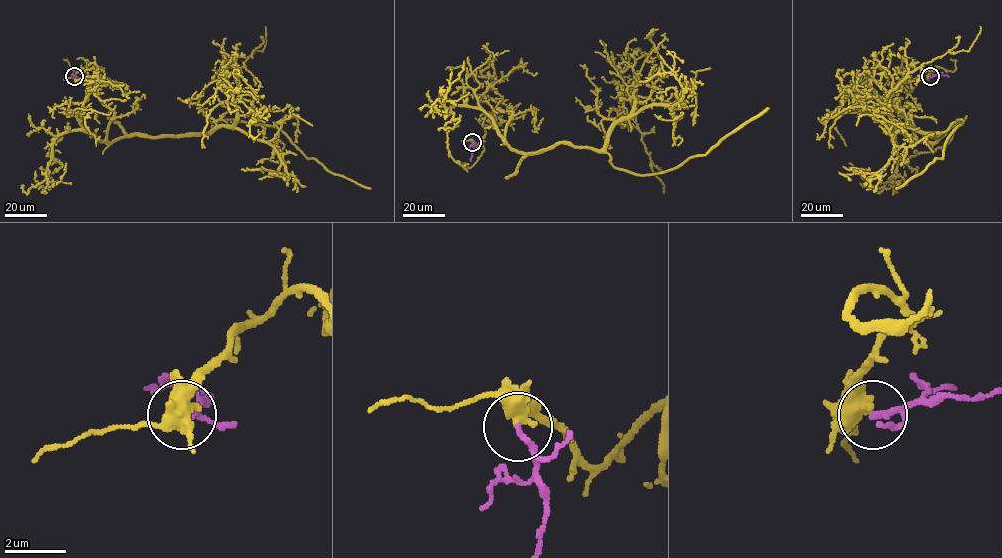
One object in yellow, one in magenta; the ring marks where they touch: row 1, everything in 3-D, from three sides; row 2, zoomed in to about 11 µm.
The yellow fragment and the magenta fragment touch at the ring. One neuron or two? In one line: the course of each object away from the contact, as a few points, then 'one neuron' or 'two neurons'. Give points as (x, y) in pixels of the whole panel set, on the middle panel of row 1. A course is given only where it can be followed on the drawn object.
yellow runs (472, 142), (485, 117), (510, 111), (511, 148), (571, 143), (620, 169), (663, 173), (768, 108); magenta runs (472, 142), (471, 161); two neurons

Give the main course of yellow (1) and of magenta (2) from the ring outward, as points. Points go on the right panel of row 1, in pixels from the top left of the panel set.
1: (930, 76), (929, 68), (901, 82), (899, 111), (930, 142), (963, 122), (943, 156), (896, 188)
2: (930, 76), (949, 76)

